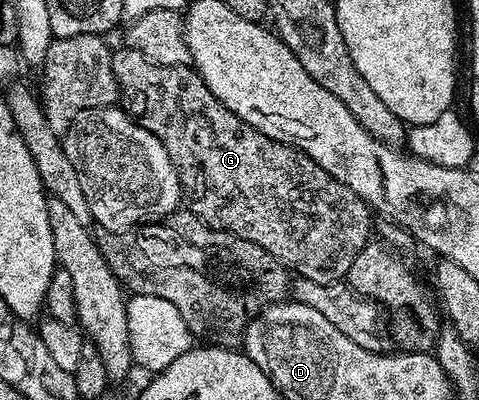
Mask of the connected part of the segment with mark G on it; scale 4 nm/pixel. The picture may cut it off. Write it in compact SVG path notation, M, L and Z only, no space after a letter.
M118 48L113 52L113 73L117 79L120 107L130 113L143 130L155 134L155 138L163 142L181 180L188 211L194 212L217 232L232 232L247 242L255 242L255 246L263 246L263 250L270 252L286 269L297 271L296 275L302 280L342 283L349 275L351 262L359 258L359 250L371 240L371 212L363 198L343 186L343 182L331 178L331 174L307 153L267 138L231 114L192 67L163 66L151 62L139 50Z

